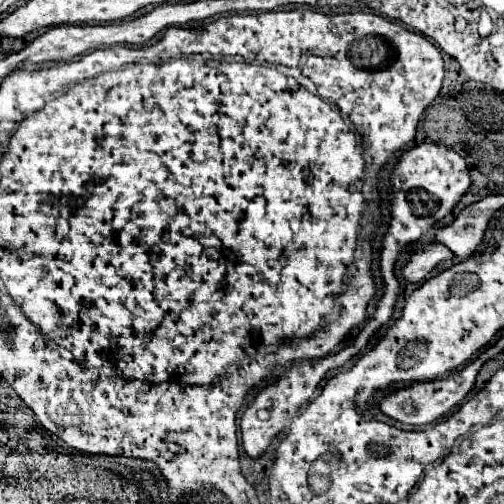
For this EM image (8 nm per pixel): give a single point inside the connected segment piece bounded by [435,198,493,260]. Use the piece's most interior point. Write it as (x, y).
(460, 236)

